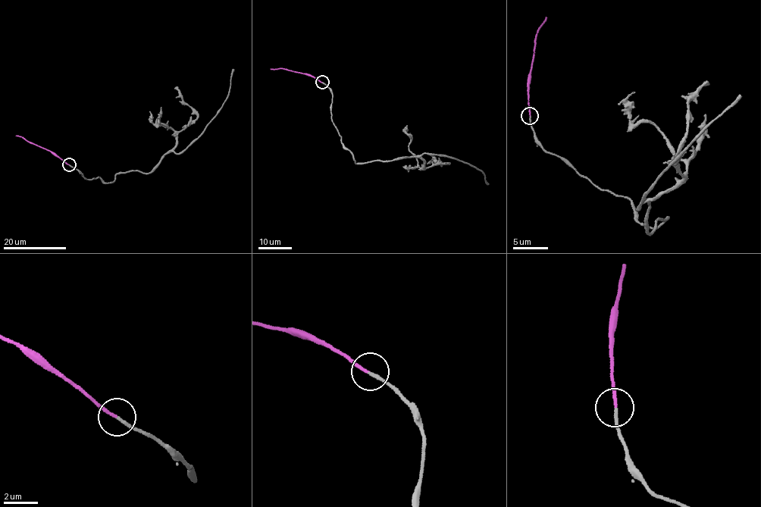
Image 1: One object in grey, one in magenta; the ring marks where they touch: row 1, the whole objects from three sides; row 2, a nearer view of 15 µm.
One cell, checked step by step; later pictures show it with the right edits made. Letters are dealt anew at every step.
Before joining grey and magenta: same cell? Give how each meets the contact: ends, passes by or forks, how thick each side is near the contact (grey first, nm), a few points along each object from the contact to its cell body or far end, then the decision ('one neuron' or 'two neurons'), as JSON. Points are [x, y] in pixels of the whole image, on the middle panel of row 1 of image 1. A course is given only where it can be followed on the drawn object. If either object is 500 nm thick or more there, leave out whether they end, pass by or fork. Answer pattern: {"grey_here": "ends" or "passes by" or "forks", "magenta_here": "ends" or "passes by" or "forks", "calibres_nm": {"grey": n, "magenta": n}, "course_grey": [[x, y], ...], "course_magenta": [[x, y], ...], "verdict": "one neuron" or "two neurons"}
{"grey_here": "ends", "magenta_here": "ends", "calibres_nm": {"grey": 180, "magenta": 170}, "course_grey": [[322, 82], [333, 95], [333, 122], [357, 163], [391, 161], [425, 153], [441, 154], [480, 170], [489, 183]], "course_magenta": [[322, 82], [304, 73], [281, 68], [270, 68]], "verdict": "one neuron"}

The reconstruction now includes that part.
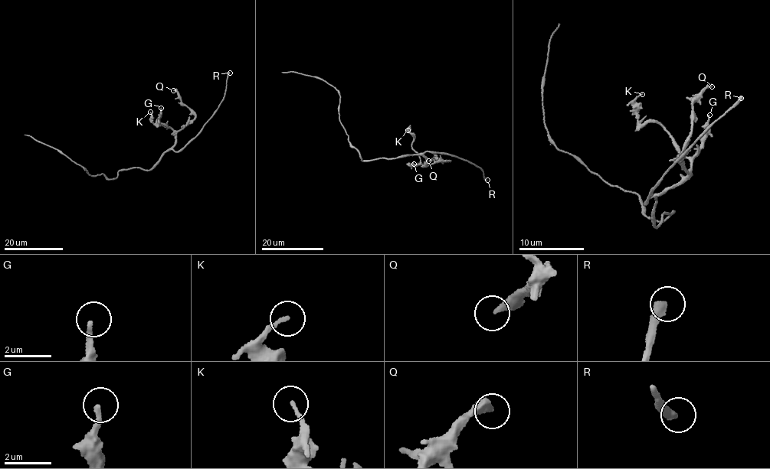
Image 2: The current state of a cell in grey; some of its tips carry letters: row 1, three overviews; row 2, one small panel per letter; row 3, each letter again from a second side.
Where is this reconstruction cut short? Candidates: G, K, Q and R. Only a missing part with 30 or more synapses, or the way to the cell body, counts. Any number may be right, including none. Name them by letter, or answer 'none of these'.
R

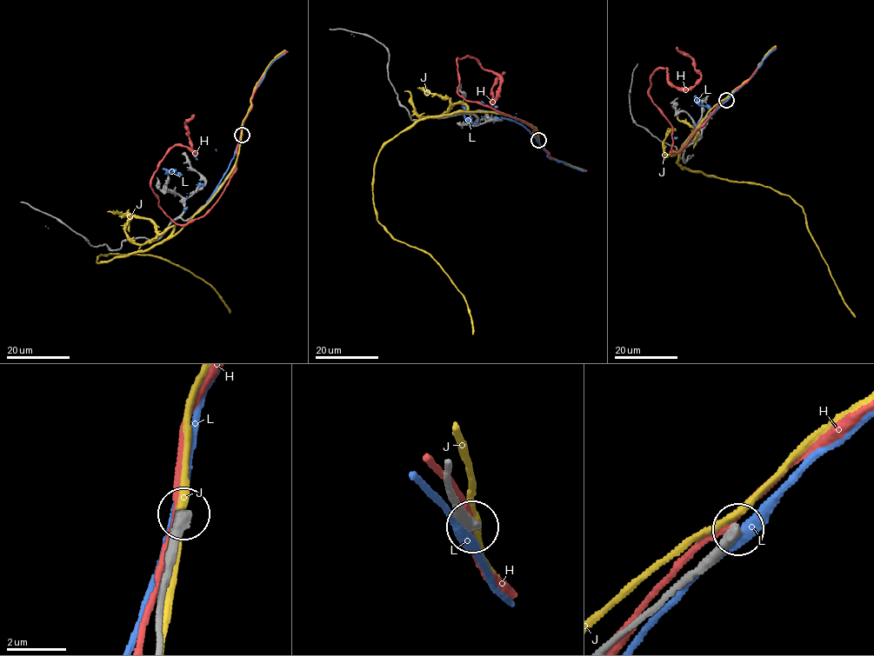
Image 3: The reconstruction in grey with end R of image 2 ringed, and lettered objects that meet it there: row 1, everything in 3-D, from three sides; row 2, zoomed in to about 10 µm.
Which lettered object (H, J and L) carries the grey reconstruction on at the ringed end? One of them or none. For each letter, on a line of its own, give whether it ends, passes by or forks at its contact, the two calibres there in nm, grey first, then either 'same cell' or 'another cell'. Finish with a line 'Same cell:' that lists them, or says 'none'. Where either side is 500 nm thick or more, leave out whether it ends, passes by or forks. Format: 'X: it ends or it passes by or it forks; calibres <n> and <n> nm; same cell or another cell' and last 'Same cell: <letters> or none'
H: it passes by; calibres 440 and 220 nm; another cell
J: it passes by; calibres 400 and 240 nm; another cell
L: calibres 500 and 300 nm; another cell
Same cell: none

